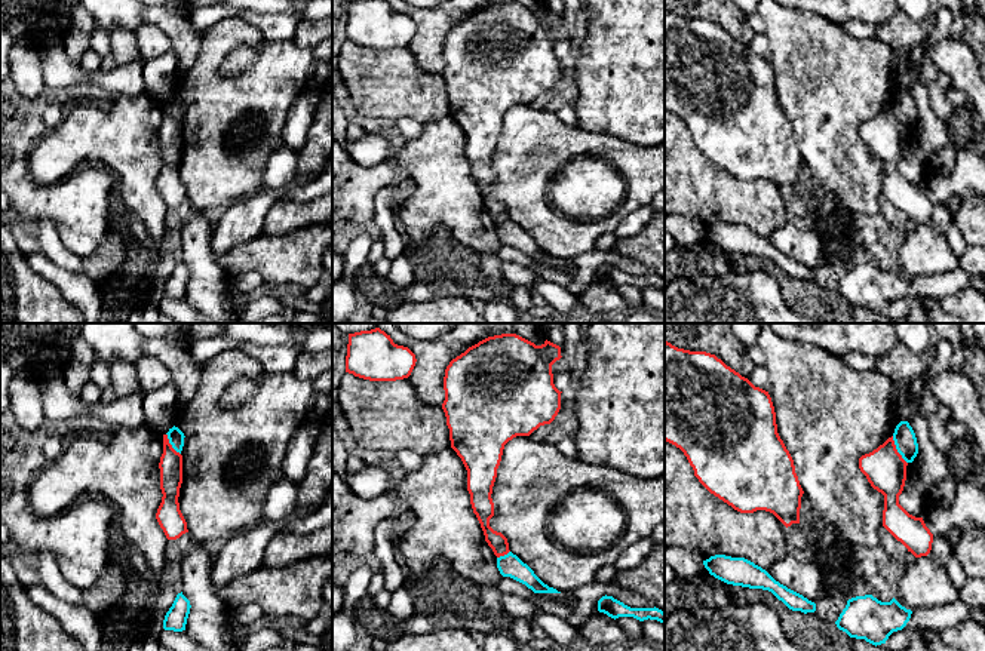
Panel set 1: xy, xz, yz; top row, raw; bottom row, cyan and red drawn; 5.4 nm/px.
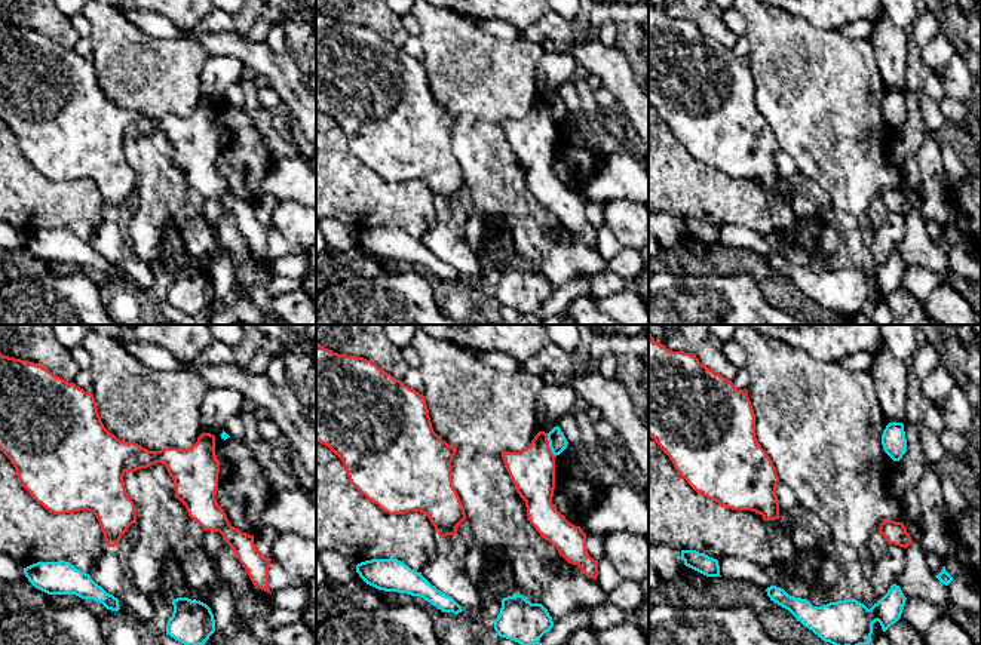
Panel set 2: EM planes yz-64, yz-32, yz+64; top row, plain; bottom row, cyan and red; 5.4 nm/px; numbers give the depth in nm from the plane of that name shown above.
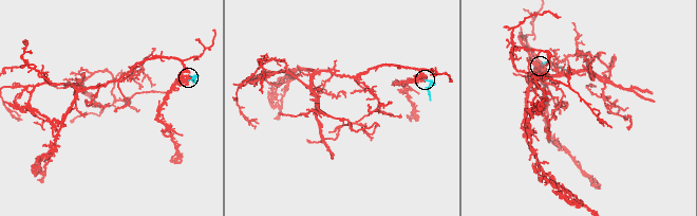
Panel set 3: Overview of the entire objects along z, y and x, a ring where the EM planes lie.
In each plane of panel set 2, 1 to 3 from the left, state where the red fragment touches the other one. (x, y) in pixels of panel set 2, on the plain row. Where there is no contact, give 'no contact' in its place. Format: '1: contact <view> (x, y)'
1: no contact
2: contact yz-32 (549, 113)
3: no contact

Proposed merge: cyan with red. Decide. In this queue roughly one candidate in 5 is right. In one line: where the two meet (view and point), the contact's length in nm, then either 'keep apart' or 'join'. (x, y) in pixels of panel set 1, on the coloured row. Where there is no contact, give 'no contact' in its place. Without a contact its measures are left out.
yz (896, 448) | 170 nm | keep apart

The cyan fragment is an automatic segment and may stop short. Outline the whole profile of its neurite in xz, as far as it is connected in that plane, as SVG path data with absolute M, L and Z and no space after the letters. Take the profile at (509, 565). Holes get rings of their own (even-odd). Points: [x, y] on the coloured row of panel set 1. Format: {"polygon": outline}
{"polygon": "M509 552L504 556L497 558L497 568L503 577L510 577L510 578L525 584L534 593L561 593L556 589L544 584L534 574L534 571L512 552Z"}

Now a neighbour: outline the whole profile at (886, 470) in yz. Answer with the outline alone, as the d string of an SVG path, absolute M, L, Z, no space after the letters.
M893 436L889 437L883 445L869 454L859 458L859 469L866 476L868 482L874 489L884 495L884 510L883 510L883 526L900 541L908 552L915 558L927 556L932 550L933 534L926 526L923 518L915 518L909 515L900 504L899 495L903 491L906 480L906 466L908 463L897 452Z

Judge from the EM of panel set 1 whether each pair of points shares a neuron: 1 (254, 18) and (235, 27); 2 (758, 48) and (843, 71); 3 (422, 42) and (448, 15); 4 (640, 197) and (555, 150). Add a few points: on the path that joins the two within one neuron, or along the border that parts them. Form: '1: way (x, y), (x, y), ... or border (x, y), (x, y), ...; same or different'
1: border (238, 15), (252, 24), (267, 39), (275, 40); different
2: border (764, 33), (770, 49), (769, 60); different
3: way (427, 36), (442, 21); same
4: way (632, 172), (608, 149), (580, 147); same

